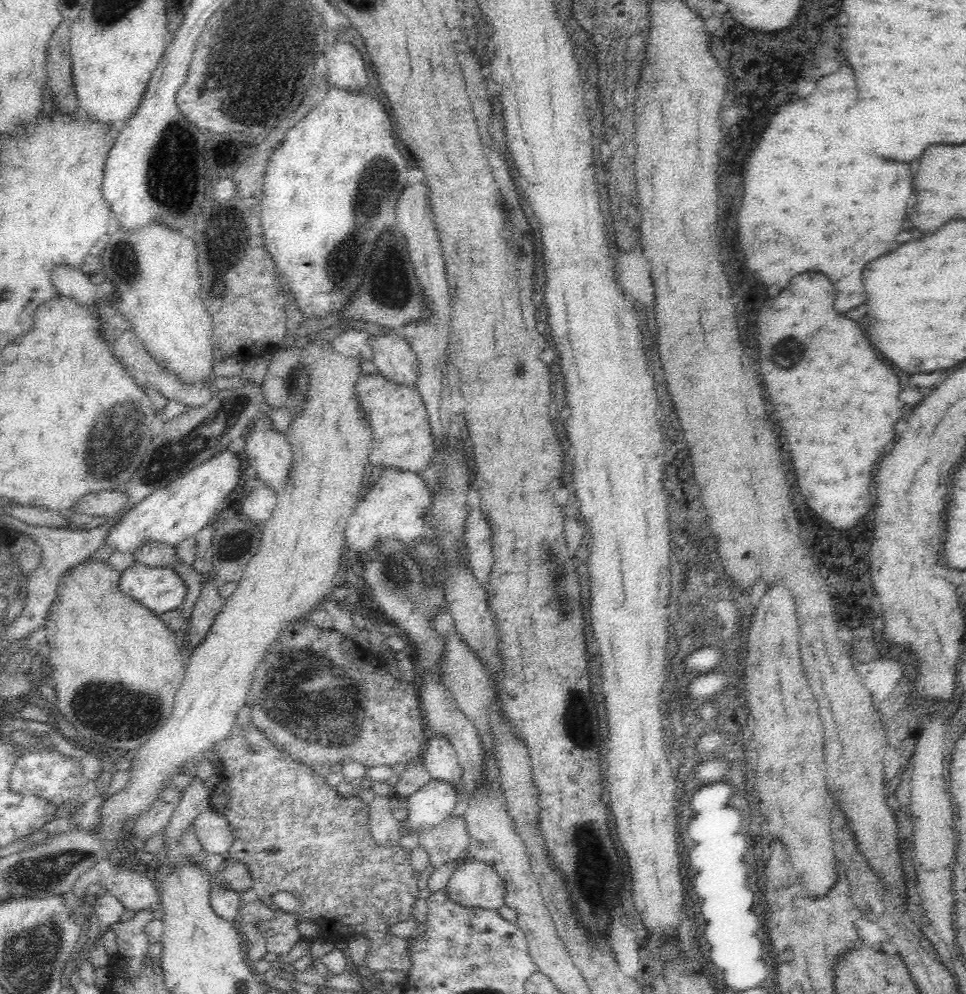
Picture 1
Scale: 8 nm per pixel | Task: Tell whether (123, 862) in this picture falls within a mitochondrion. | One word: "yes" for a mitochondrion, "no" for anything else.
no

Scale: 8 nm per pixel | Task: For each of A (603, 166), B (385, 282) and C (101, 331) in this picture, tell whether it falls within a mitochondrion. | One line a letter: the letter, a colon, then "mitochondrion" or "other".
A: other
B: mitochondrion
C: other

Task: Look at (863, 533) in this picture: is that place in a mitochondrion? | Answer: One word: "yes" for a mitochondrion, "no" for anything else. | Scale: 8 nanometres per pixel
no

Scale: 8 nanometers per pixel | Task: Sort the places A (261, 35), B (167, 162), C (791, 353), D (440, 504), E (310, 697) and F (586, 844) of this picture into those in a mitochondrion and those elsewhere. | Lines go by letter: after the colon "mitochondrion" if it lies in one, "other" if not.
A: mitochondrion
B: mitochondrion
C: mitochondrion
D: other
E: mitochondrion
F: mitochondrion

